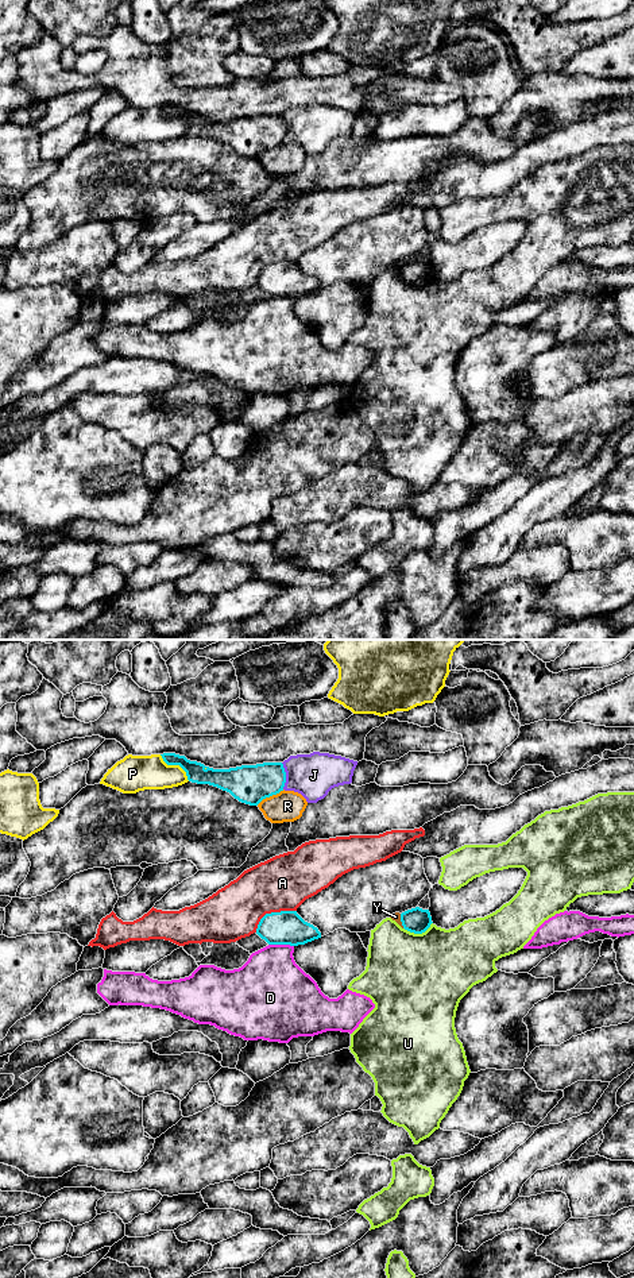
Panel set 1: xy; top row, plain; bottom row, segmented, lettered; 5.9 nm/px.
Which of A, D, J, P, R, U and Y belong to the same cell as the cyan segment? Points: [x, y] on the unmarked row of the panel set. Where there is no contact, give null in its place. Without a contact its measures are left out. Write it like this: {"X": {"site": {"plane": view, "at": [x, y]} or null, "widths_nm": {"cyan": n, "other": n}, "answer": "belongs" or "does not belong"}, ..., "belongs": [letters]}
{"A": {"site": {"plane": "xy", "at": [271, 265]}, "widths_nm": {"cyan": 200, "other": 320}, "answer": "does not belong"}, "D": {"site": {"plane": "xy", "at": [281, 296]}, "widths_nm": {"cyan": 200, "other": 400}, "answer": "does not belong"}, "J": {"site": {"plane": "xy", "at": [285, 128]}, "widths_nm": {"cyan": 240, "other": 260}, "answer": "does not belong"}, "P": {"site": {"plane": "xy", "at": [176, 116]}, "widths_nm": {"cyan": 120, "other": 220}, "answer": "does not belong"}, "R": {"site": {"plane": "xy", "at": [270, 147]}, "widths_nm": {"cyan": 240, "other": 190}, "answer": "does not belong"}, "U": {"site": {"plane": "xy", "at": [418, 285]}, "widths_nm": {"cyan": 150, "other": 500}, "answer": "does not belong"}, "Y": {"site": {"plane": "xy", "at": [401, 273]}, "widths_nm": {"cyan": 150, "other": 50}, "answer": "does not belong"}, "belongs": []}

